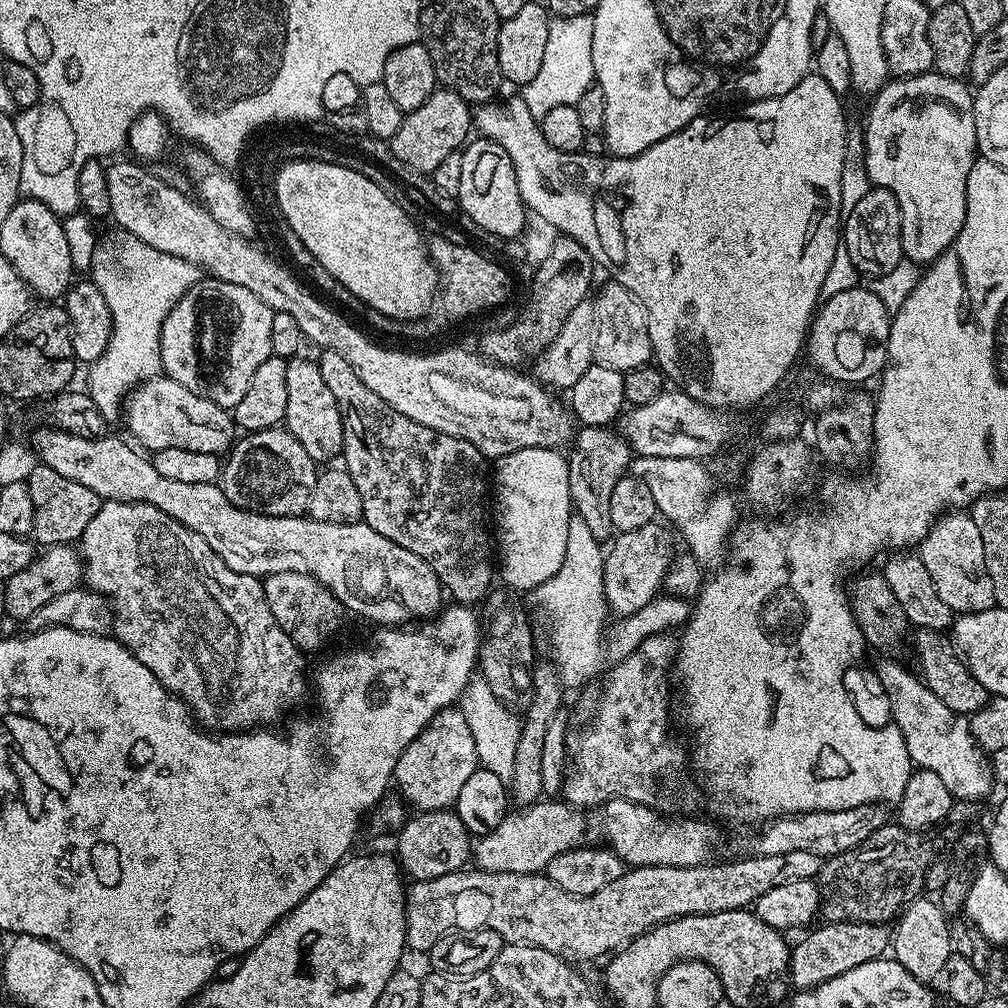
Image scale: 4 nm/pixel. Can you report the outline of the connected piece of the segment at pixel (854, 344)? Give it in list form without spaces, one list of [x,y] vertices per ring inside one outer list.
[[[871,287],[844,288],[836,292],[832,297],[825,299],[817,307],[806,337],[806,356],[808,360],[821,372],[821,377],[841,385],[860,386],[863,380],[875,381],[884,371],[884,365],[888,362],[888,335],[892,325],[892,316],[888,308],[882,306],[878,296],[872,292]]]

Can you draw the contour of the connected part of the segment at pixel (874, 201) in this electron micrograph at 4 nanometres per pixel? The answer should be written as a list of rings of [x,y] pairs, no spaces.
[[[869,187],[866,194],[862,194],[862,198],[858,201],[858,206],[854,206],[854,210],[850,210],[842,220],[842,248],[848,251],[848,260],[867,278],[875,278],[882,274],[890,274],[890,270],[894,270],[894,266],[898,266],[900,261],[904,259],[904,251],[902,250],[902,238],[900,237],[900,211],[898,210],[898,202],[894,198],[894,194],[890,194],[890,190],[885,188]]]

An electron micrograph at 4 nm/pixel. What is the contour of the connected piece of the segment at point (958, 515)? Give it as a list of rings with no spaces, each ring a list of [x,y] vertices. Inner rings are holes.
[[[952,510],[941,515],[928,529],[926,538],[920,541],[918,554],[922,558],[922,566],[926,566],[927,572],[930,573],[930,582],[934,582],[934,590],[938,590],[942,602],[950,606],[953,614],[984,611],[997,607],[994,582],[986,566],[986,550],[982,546],[982,534],[978,534],[978,526],[974,526],[974,518],[967,511]]]

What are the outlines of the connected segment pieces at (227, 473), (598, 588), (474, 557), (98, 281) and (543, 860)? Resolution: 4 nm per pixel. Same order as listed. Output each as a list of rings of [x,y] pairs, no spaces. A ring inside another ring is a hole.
[[[277,426],[275,428],[267,428],[266,430],[258,430],[257,432],[250,432],[241,435],[239,439],[233,443],[222,464],[222,487],[226,494],[226,498],[230,498],[230,502],[234,506],[238,506],[247,512],[261,512],[267,516],[303,516],[308,511],[310,490],[314,490],[314,482],[316,481],[317,475],[318,465],[315,460],[310,458],[310,454],[306,454],[306,450],[303,448],[302,442],[298,442],[298,438],[294,438],[294,434],[290,434],[287,427]]]
[[[572,513],[567,522],[567,540],[569,555],[564,556],[562,567],[554,579],[546,585],[533,589],[539,608],[546,614],[546,620],[552,624],[552,657],[551,661],[559,674],[560,682],[565,689],[572,690],[588,683],[604,664],[604,626],[608,618],[607,604],[605,602],[605,572],[604,552],[601,543],[593,538],[593,534],[583,521],[582,516]]]
[[[321,351],[319,355],[322,378],[330,394],[334,394],[344,419],[342,464],[350,478],[354,478],[354,486],[358,486],[364,511],[363,523],[382,534],[382,538],[398,542],[398,546],[425,560],[434,574],[438,574],[443,591],[447,595],[449,592],[455,603],[479,605],[494,588],[494,544],[488,541],[489,525],[488,528],[484,525],[486,458],[470,442],[442,434],[438,430],[430,430],[430,426],[422,426],[398,414],[394,406],[382,402],[382,398],[378,398],[378,394],[374,394],[374,390],[370,390],[362,378],[358,378],[342,354]]]
[[[130,235],[123,239],[124,256],[117,260],[108,256],[104,264],[94,265],[90,273],[92,283],[102,290],[106,306],[110,306],[112,333],[102,358],[87,369],[86,391],[108,422],[121,415],[122,405],[136,385],[151,380],[161,371],[160,331],[164,320],[186,290],[190,290],[202,276],[196,265],[188,264],[182,258],[154,250],[154,246],[146,246],[146,242]]]
[[[544,798],[537,803],[517,807],[509,811],[508,817],[498,827],[475,841],[475,867],[481,872],[509,872],[527,876],[543,873],[558,854],[585,847],[584,816],[581,809],[560,798]]]

